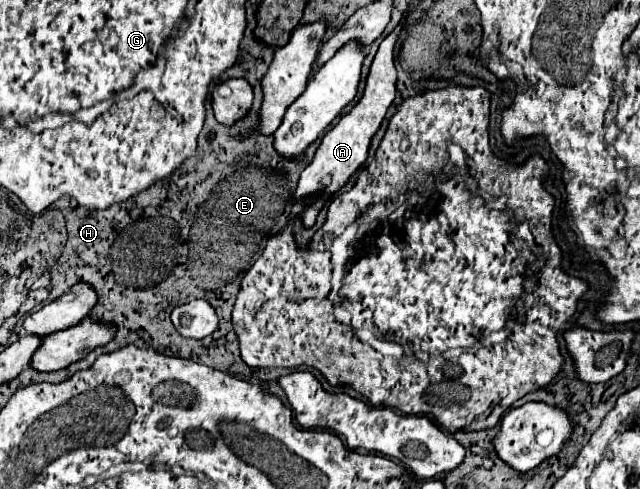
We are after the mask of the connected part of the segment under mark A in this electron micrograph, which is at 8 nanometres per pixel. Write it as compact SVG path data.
M406 16L400 20L400 24L382 40L378 52L376 52L376 58L370 66L370 74L368 74L368 80L366 80L366 88L364 88L364 94L360 98L360 102L350 110L350 114L342 116L340 122L322 138L322 144L320 148L316 150L314 154L314 160L304 168L302 176L300 176L300 182L298 182L298 188L296 188L296 198L302 198L302 196L308 196L308 194L314 194L318 190L324 190L324 198L320 198L318 202L312 202L310 208L306 208L306 212L302 214L302 220L304 220L304 226L312 226L316 222L316 216L320 212L320 208L324 206L324 200L336 192L338 188L342 188L350 176L366 162L366 156L368 156L368 146L370 146L370 138L378 132L386 112L388 112L388 106L392 104L394 96L396 96L396 64L394 64L394 46L396 46L396 40L400 36L400 32L404 30L404 24L406 24Z

